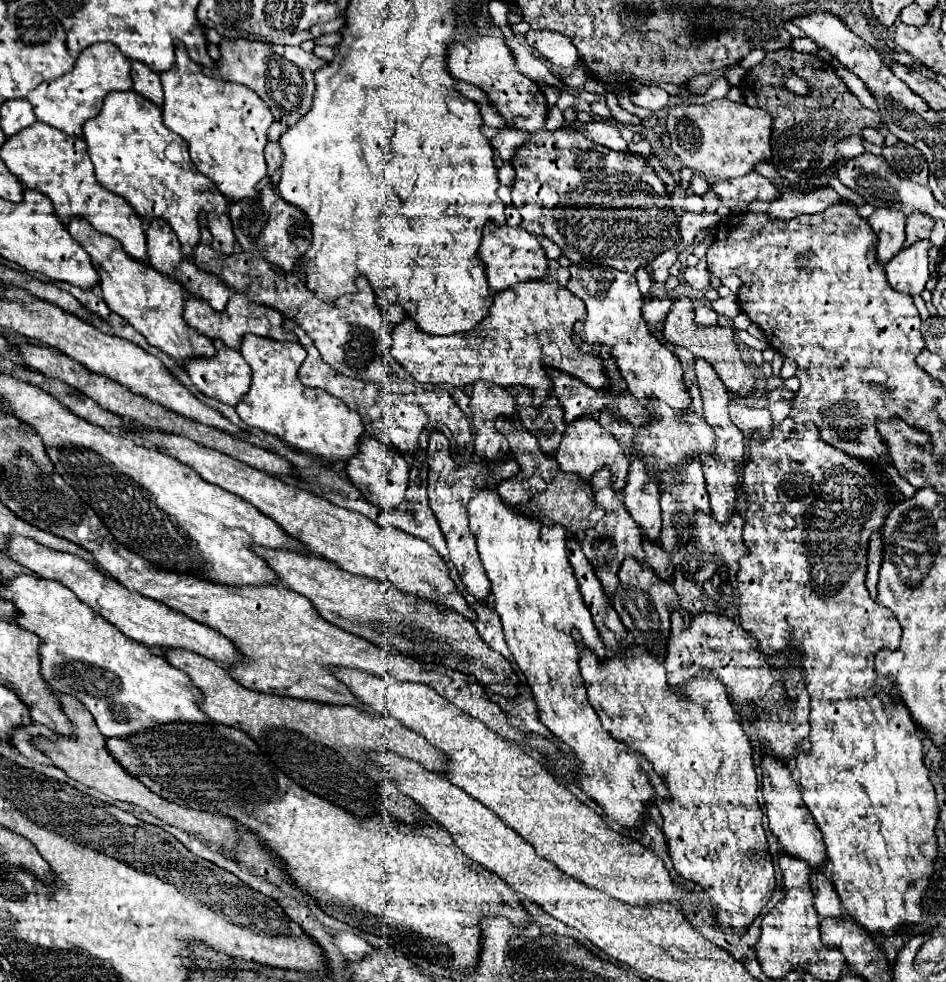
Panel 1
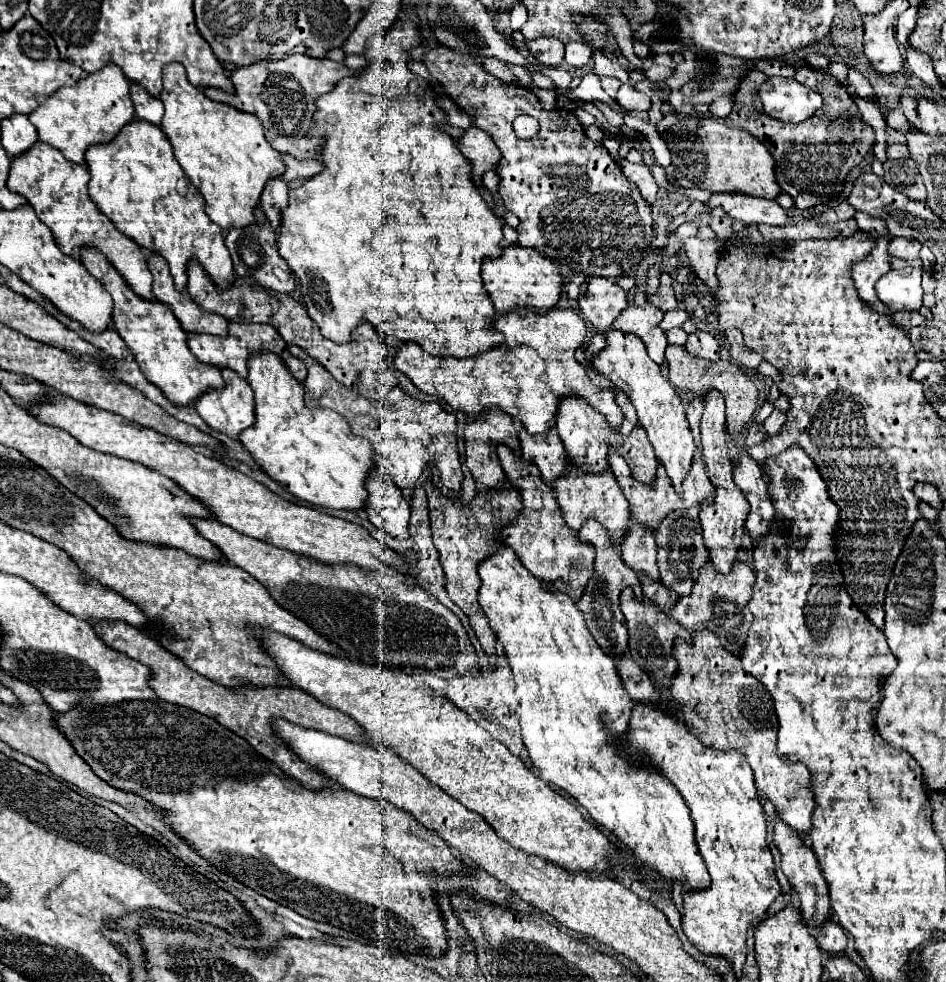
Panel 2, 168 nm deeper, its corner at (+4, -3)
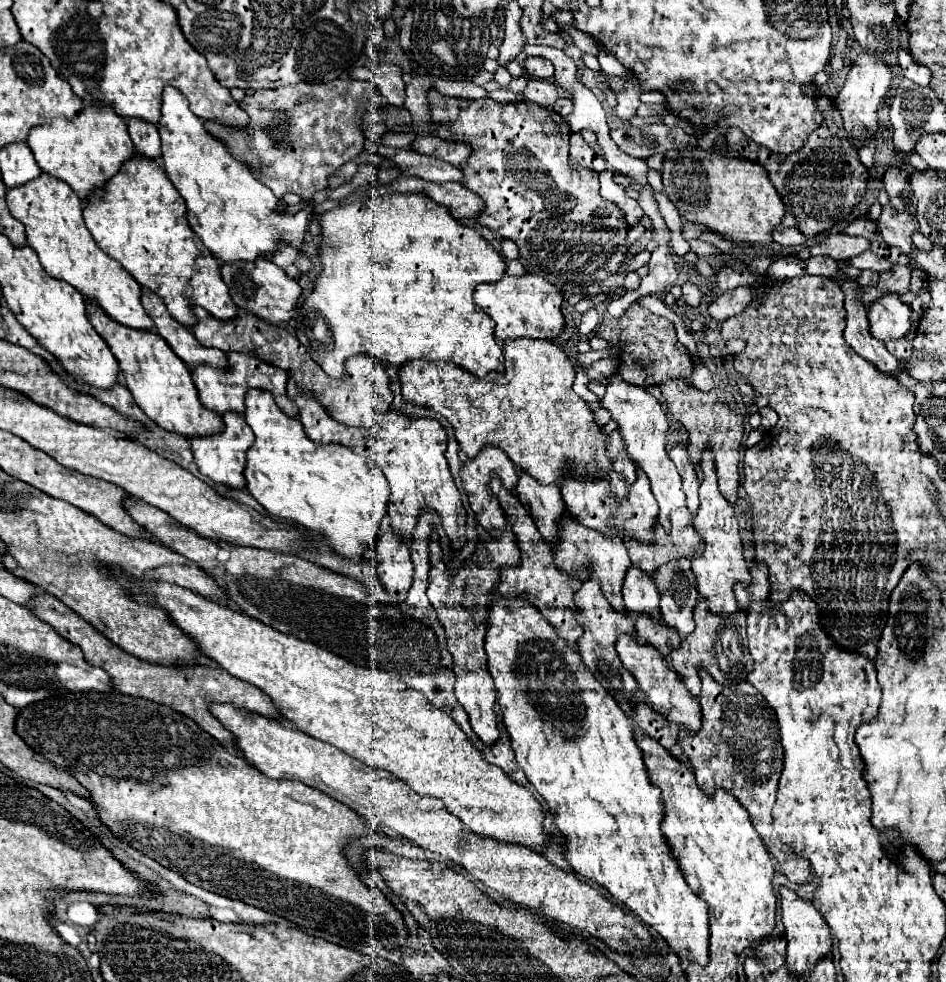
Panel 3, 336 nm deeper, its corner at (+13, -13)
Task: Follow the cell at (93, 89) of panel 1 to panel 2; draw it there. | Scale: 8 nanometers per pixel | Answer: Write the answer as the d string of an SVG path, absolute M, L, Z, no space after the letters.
M109 63L87 79L81 79L77 85L61 87L57 93L47 97L47 101L29 115L29 121L35 125L43 143L61 151L71 163L85 165L85 151L91 145L115 139L115 135L131 123L133 117L135 111L129 97L129 81L119 67Z

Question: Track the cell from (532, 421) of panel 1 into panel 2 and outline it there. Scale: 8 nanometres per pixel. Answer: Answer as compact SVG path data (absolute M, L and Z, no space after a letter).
M551 427L545 435L529 435L525 429L521 429L519 441L523 457L539 467L541 479L549 487L553 487L555 479L567 473L567 455L555 427Z

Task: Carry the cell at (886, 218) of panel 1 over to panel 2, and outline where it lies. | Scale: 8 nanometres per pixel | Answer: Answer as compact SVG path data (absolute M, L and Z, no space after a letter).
M887 237L875 239L875 249L871 251L871 255L867 255L863 261L857 261L851 265L851 277L853 277L855 289L859 293L859 299L863 303L867 303L873 311L891 317L891 311L883 303L879 303L877 293L875 293L877 279L883 277L891 269L887 245L889 245Z

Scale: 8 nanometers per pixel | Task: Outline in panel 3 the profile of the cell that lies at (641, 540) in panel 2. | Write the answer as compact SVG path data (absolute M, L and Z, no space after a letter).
M630 567L624 575L624 585L622 585L622 597L624 605L632 613L650 613L658 617L658 601L660 593L654 585L654 581L642 573L638 567Z

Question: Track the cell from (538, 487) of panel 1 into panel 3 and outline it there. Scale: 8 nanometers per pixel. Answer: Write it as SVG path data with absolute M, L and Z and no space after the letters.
M492 473L492 481L490 481L490 487L494 489L494 495L498 497L504 513L508 515L508 521L514 529L514 535L516 535L516 541L518 541L518 549L522 553L520 557L520 565L516 567L502 567L500 569L500 581L496 585L496 589L502 593L502 595L510 595L510 593L522 593L532 605L536 605L544 617L556 625L560 637L564 637L572 647L574 647L574 641L582 635L582 627L580 623L576 621L576 605L574 605L574 593L580 589L582 581L578 581L578 577L574 575L568 575L564 571L560 571L556 565L554 565L554 559L552 559L552 547L548 541L544 541L544 537L540 535L532 515L524 509L524 505L520 503L518 499L518 493L512 491L512 489L506 489L502 485L502 479Z

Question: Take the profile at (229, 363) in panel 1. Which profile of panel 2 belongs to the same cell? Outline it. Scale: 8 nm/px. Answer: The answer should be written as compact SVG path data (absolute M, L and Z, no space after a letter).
M231 369L223 371L223 379L225 387L197 399L195 409L211 429L239 439L239 433L255 423L253 389Z

